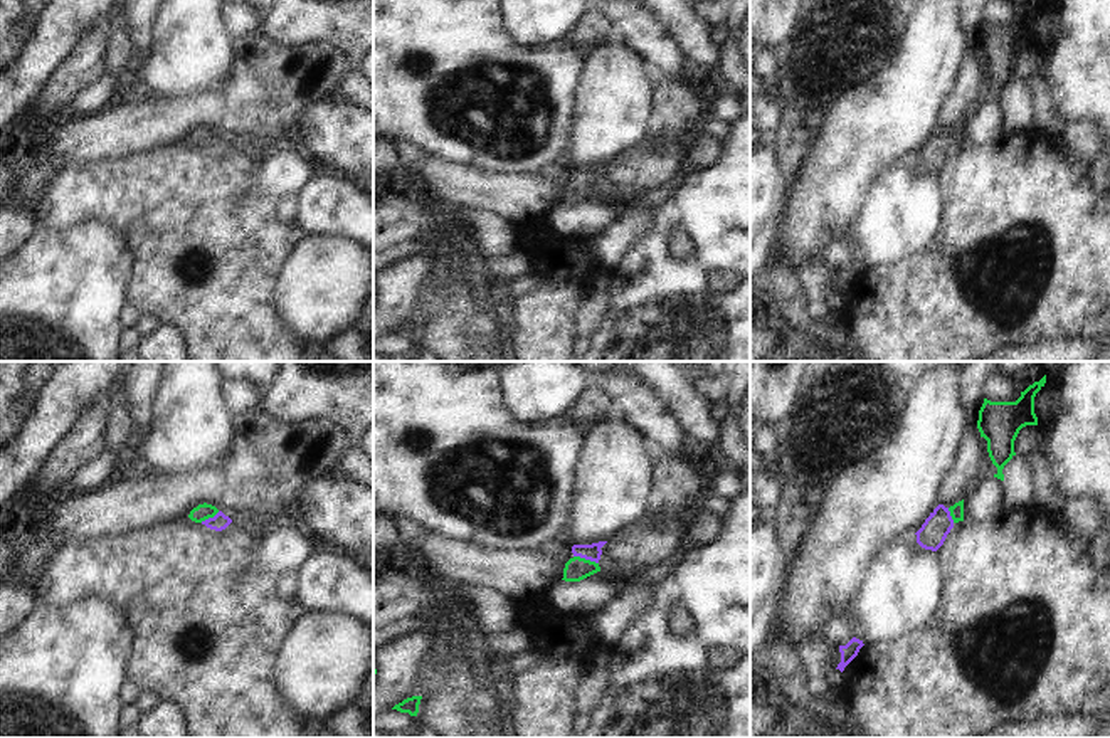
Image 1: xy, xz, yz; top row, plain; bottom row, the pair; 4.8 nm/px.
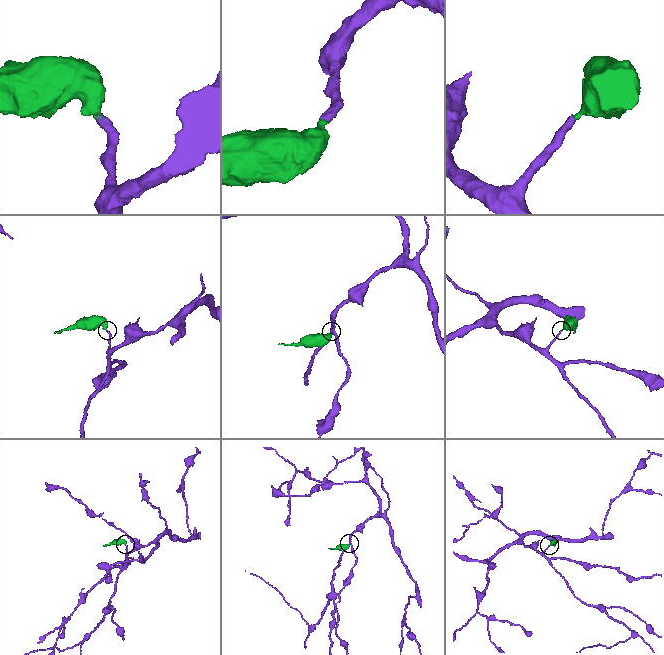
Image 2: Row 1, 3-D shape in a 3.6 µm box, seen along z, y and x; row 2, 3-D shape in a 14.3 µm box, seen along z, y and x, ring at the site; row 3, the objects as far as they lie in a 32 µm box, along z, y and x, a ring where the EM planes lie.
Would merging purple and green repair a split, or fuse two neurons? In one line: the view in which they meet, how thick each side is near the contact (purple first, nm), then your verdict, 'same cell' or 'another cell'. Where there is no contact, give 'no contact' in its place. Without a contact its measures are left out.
xz | 80/120 nm | same cell

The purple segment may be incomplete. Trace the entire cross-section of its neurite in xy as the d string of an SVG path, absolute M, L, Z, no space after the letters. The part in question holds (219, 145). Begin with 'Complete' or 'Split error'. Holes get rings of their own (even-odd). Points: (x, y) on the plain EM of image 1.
Split error. M207 126L198 128L197 131L193 131L190 134L188 141L192 145L202 146L207 151L215 153L215 155L222 155L232 146L232 143L229 140L225 140L215 129L207 128Z

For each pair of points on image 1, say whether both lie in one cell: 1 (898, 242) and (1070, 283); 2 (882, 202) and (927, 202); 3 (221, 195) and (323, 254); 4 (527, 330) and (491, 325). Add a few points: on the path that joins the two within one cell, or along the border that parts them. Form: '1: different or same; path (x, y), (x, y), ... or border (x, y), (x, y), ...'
1: different; border (944, 214), (937, 234), (922, 249), (888, 264)
2: same; path (893, 202), (915, 202)
3: different; border (306, 236), (281, 274)
4: different; border (508, 305), (510, 323)

